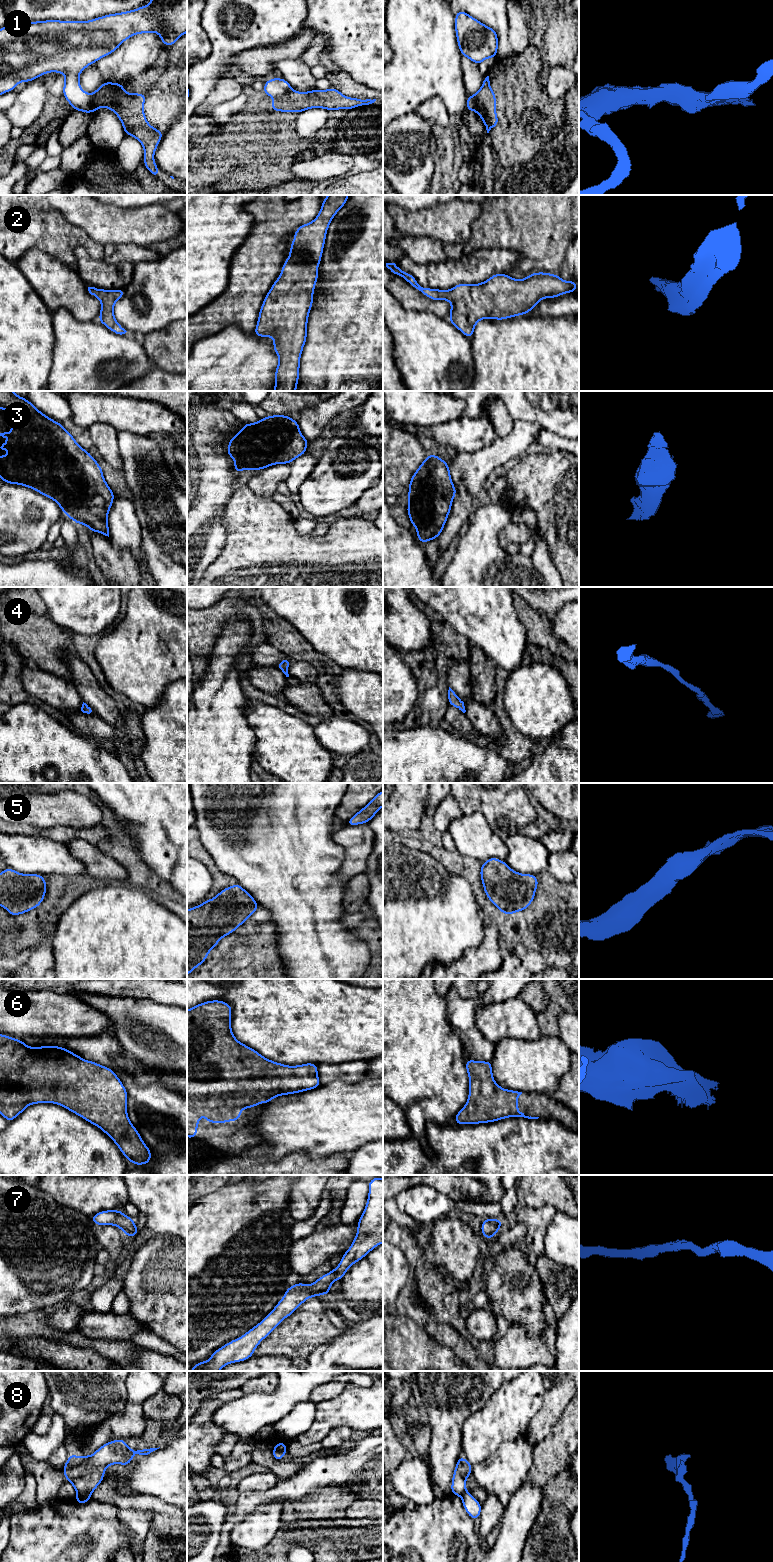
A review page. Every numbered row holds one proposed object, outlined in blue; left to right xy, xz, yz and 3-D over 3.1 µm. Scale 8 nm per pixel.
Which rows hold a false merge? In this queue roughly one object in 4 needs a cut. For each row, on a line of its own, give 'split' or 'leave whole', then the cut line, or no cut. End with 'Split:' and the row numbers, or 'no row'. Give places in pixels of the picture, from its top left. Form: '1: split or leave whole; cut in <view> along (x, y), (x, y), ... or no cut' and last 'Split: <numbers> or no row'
1: split; cut in xz along (291, 89), (275, 98)
2: leave whole; no cut
3: leave whole; no cut
4: leave whole; no cut
5: leave whole; no cut
6: leave whole; no cut
7: leave whole; no cut
8: split; cut in xy along (77, 1494), (90, 1495)
Split: 1, 8

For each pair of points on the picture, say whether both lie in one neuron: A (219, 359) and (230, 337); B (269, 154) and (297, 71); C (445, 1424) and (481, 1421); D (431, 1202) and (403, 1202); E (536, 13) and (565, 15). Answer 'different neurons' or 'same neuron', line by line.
A: same neuron
B: different neurons
C: different neurons
D: same neuron
E: different neurons

